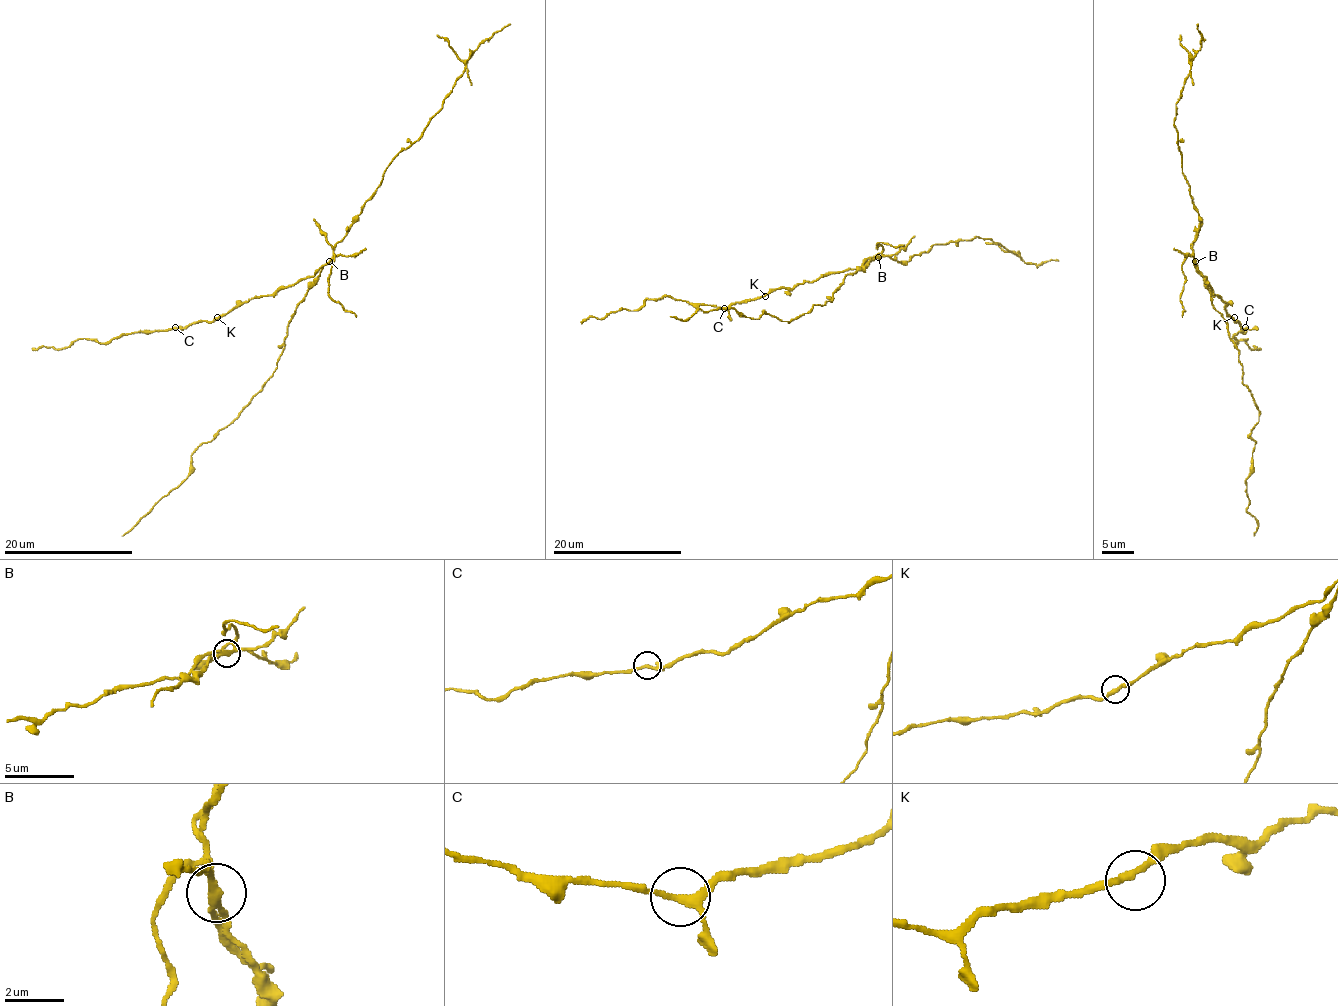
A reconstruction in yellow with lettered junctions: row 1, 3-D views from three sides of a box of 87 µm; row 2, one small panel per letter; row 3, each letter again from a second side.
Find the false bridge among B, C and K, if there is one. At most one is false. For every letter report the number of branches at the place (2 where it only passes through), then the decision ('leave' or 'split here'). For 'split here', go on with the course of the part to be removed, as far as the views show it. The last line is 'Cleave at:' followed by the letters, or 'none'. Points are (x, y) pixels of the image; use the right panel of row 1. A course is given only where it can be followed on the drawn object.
B: 3 | split here | (1195, 261), (1258, 411), (1245, 480), (1247, 511), (1258, 524), (1253, 535)
C: 3 | leave
K: 2 | leave
Cleave at: B

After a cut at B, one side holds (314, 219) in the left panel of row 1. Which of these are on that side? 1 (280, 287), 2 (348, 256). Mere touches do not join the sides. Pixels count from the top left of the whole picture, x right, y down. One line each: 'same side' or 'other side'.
1: other side
2: other side

